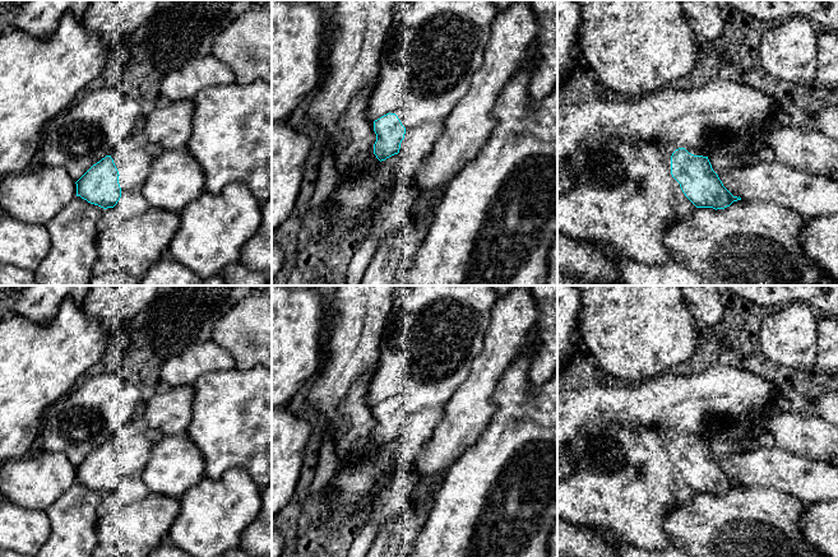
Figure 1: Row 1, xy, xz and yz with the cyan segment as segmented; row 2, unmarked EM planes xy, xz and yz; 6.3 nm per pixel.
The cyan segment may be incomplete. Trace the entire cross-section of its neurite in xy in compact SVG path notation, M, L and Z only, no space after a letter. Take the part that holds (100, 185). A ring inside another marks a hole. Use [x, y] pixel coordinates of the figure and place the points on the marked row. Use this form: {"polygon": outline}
{"polygon": "M138 131L120 141L115 147L117 156L106 156L75 182L77 196L107 209L114 208L121 198L120 180L128 189L142 186L154 158L144 149L144 143Z"}

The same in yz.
{"polygon": "M685 148L672 153L671 175L696 208L724 209L741 200L723 186L708 157L694 156Z"}

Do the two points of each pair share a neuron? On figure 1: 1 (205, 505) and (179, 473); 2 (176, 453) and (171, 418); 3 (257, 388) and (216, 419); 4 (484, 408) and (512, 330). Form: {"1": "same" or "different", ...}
{"1": "different", "2": "different", "3": "same", "4": "same"}

